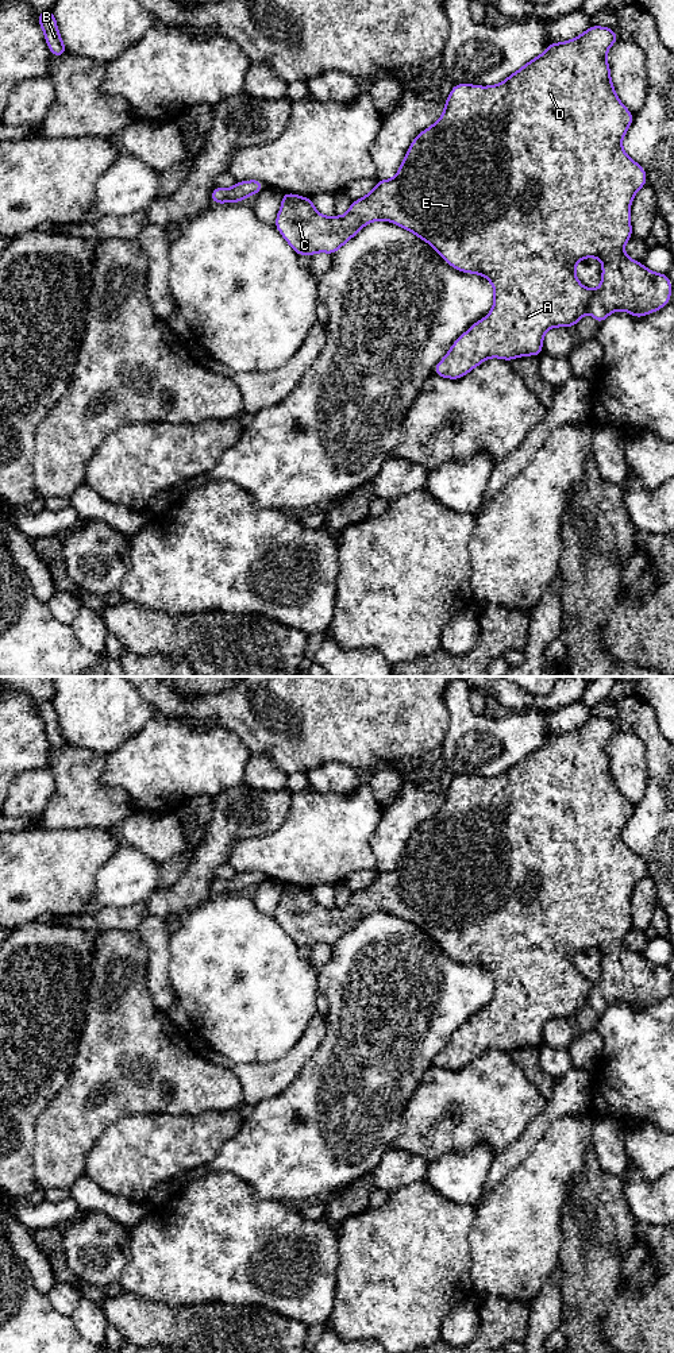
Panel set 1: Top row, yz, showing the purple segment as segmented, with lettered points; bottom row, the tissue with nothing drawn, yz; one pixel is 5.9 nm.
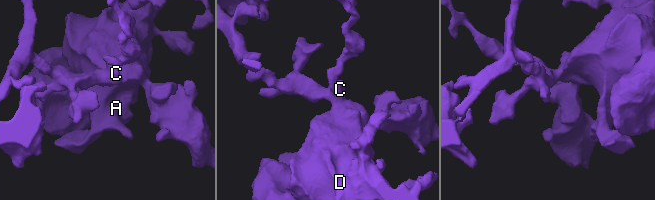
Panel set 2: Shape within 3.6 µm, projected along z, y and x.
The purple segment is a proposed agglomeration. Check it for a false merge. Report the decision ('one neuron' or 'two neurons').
one neuron

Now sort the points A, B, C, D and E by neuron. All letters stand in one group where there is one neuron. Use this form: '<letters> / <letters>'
A B C D E

